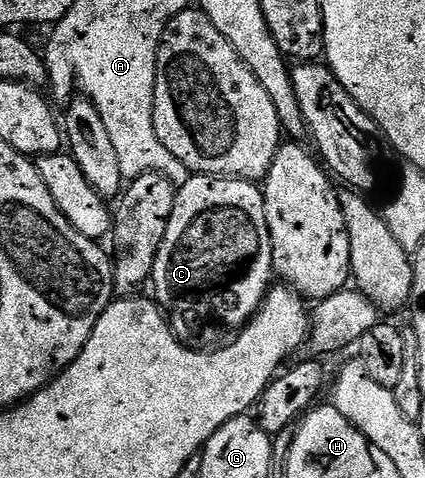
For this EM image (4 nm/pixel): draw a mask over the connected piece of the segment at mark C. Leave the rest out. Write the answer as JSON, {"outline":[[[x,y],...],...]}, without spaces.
{"outline":[[[190,174],[189,180],[177,187],[175,209],[157,251],[151,280],[152,294],[167,312],[169,325],[181,342],[194,349],[209,349],[216,344],[213,343],[216,339],[224,340],[230,333],[240,331],[257,314],[258,307],[271,290],[272,279],[275,279],[273,246],[262,188],[247,179]]]}

